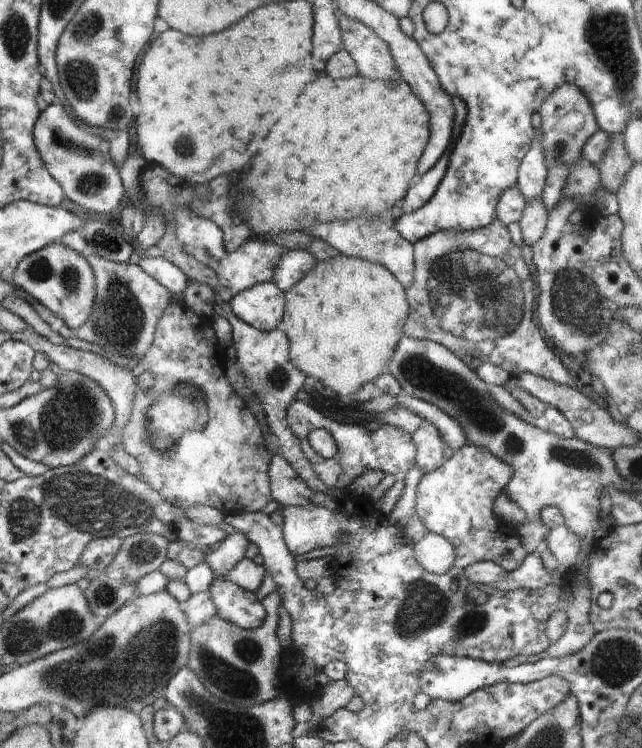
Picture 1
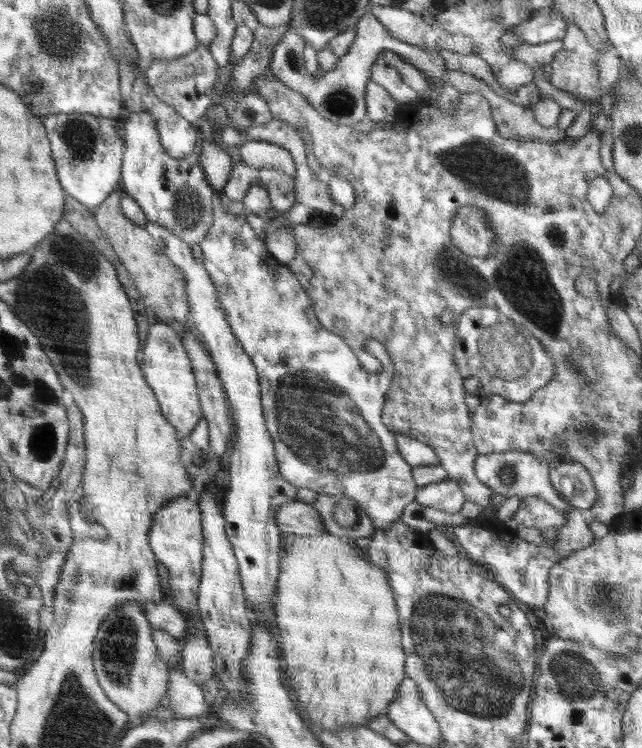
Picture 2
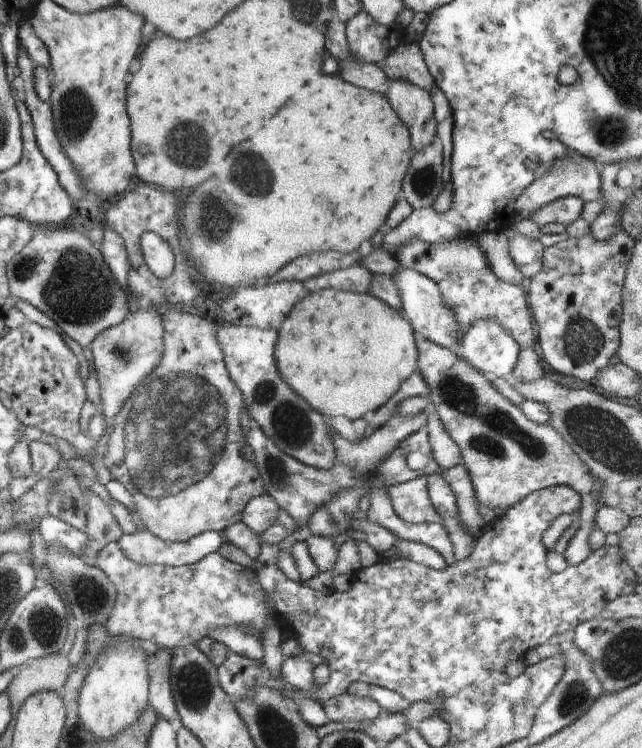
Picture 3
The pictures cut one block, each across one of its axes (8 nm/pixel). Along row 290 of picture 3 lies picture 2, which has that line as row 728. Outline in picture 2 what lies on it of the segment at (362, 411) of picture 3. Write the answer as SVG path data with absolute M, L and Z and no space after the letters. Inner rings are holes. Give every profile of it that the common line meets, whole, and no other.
M298 534L284 535L285 542L282 542L282 553L279 561L279 577L277 578L277 588L275 594L275 622L279 629L281 638L281 652L287 668L287 684L291 685L291 690L295 692L299 700L299 708L303 708L307 718L312 724L320 726L328 732L336 732L345 726L365 726L367 722L379 716L387 714L388 705L397 697L397 690L405 677L405 658L403 647L401 646L401 630L396 603L392 589L389 585L388 577L383 568L372 566L360 553L356 553L354 539L334 537L333 534L315 534L314 536L302 536Z

